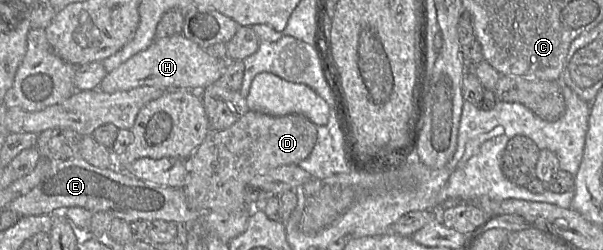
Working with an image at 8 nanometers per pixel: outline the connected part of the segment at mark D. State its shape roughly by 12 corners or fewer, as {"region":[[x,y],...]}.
{"region":[[249,110],[209,131],[183,186],[201,212],[245,210],[250,180],[317,142],[303,115]]}

